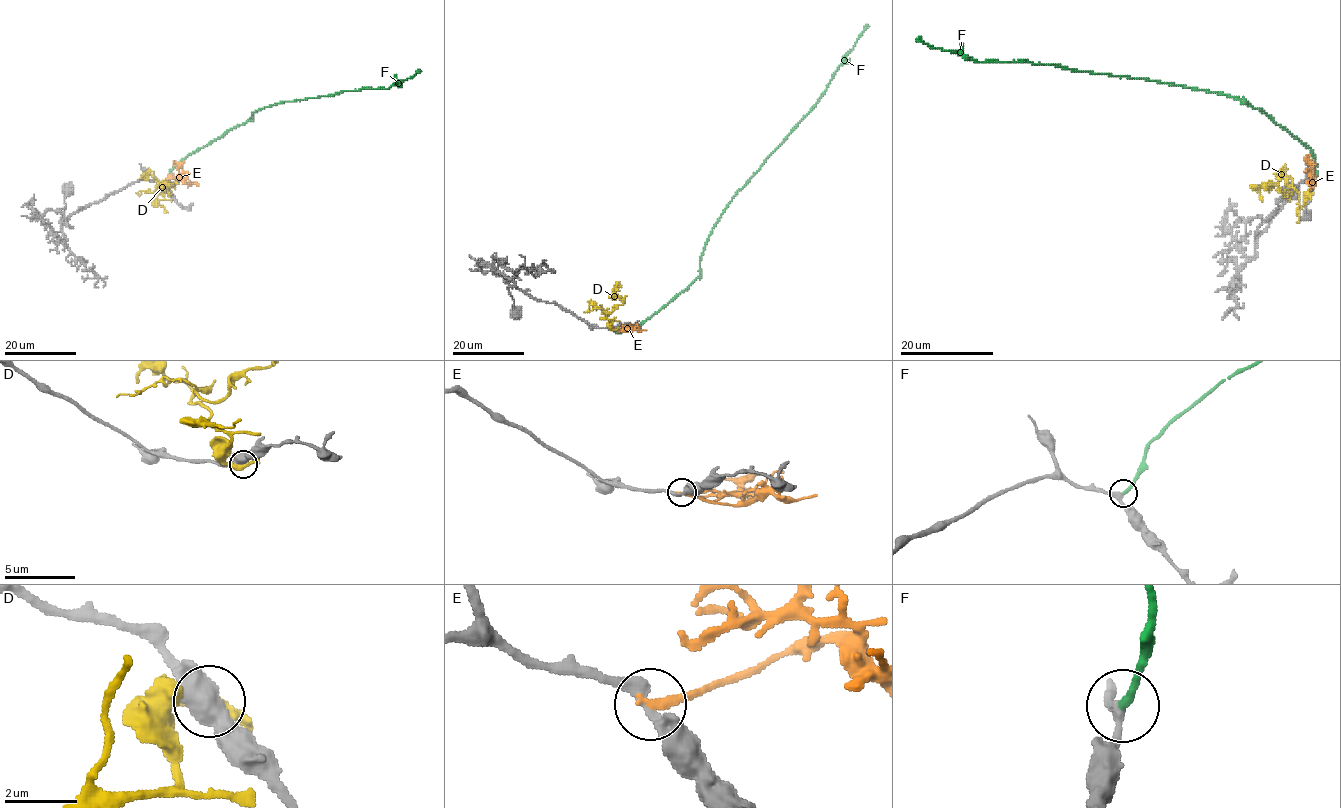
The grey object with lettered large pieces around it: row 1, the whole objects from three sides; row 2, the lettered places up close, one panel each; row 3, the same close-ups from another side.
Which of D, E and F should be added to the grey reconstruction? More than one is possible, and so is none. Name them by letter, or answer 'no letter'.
F

